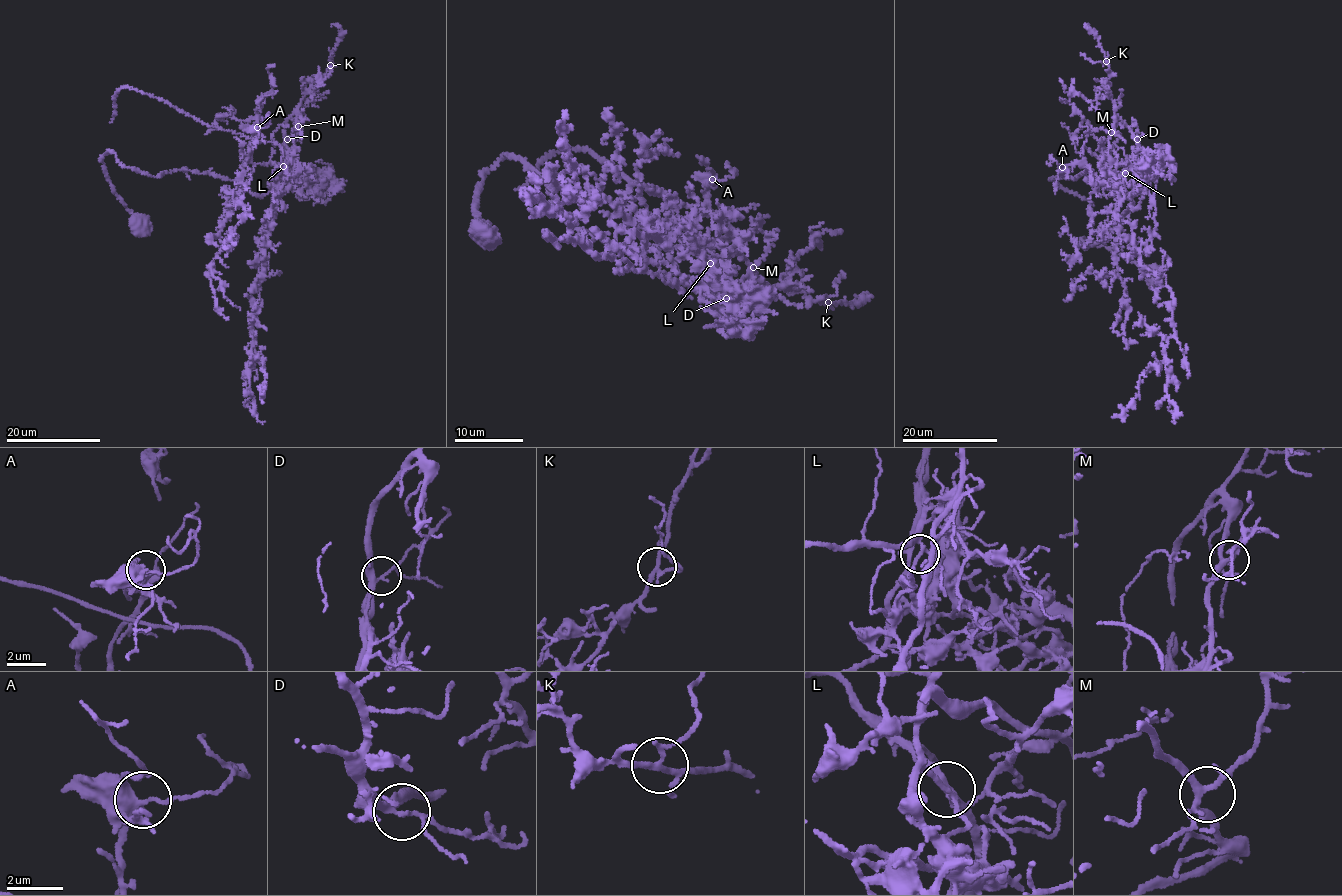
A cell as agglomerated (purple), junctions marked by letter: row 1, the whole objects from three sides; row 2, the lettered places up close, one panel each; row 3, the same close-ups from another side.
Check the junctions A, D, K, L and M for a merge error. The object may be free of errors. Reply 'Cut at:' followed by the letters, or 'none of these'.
Cut at: L

